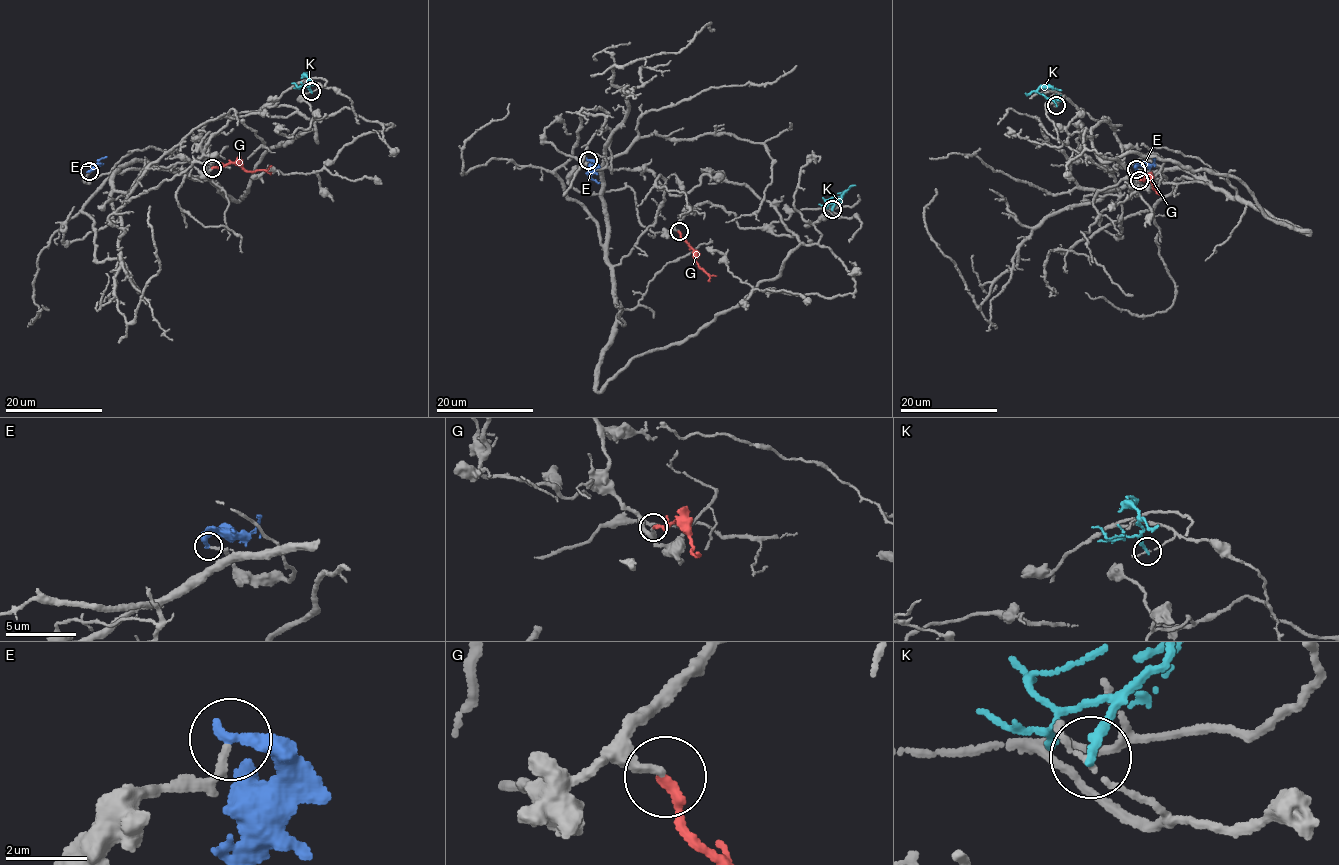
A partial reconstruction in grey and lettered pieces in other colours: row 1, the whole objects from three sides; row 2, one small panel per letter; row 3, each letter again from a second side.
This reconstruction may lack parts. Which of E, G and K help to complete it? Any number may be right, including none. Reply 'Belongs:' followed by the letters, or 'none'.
Belongs: G

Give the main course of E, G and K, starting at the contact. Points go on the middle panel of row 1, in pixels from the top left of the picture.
E: (588, 160), (593, 163), (591, 178), (600, 183)
G: (678, 231), (693, 249), (697, 263), (708, 273), (707, 281)
K: (832, 209), (846, 191), (831, 207)

